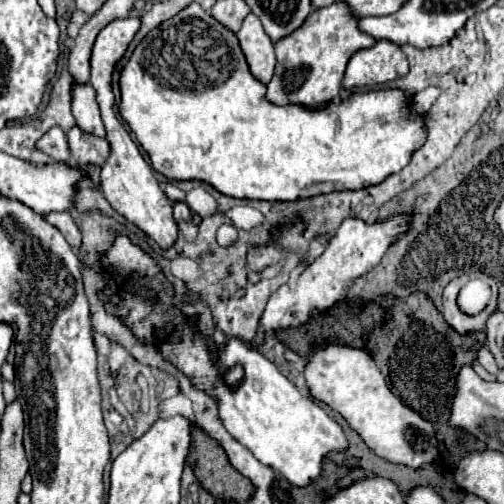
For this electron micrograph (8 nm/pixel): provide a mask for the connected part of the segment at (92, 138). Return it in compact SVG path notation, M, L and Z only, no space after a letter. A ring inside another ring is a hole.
M72 127L68 133L68 145L72 151L72 159L90 169L92 180L98 184L100 181L101 166L110 155L110 145L106 139L98 139L96 135L84 133L80 127Z

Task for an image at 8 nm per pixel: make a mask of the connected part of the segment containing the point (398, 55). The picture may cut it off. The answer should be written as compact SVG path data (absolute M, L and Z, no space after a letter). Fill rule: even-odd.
M376 41L368 49L360 49L350 57L344 75L344 89L372 87L394 81L408 73L406 55L396 43Z

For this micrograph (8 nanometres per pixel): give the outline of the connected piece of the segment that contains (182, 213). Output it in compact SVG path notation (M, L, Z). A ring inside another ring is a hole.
M174 203L174 219L176 219L176 223L192 223L194 221L186 203Z

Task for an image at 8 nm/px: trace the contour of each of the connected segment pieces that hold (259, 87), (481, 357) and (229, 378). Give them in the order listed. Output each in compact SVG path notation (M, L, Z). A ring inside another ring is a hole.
M190 3L184 7L178 15L172 19L160 23L156 29L152 29L134 49L128 63L120 71L120 105L118 113L130 127L130 131L136 135L140 145L146 149L152 167L162 173L164 177L172 181L202 181L212 185L216 191L228 197L236 199L264 199L264 201L294 201L294 199L306 199L310 195L330 193L330 191L346 191L346 189L362 189L370 187L374 183L382 183L392 173L398 173L408 161L410 155L424 143L426 139L426 125L420 115L410 115L408 111L408 97L400 89L388 89L388 91L370 91L370 93L356 93L346 101L330 103L322 111L310 111L306 107L290 105L290 107L278 107L266 99L266 85L260 83L250 75L248 63L244 61L240 43L232 31L226 31L208 11L204 11L198 3Z
M482 347L482 349L478 351L478 363L480 363L488 373L492 373L492 375L498 373L498 365L494 363L494 357L490 355L490 351L488 351L486 347Z
M234 365L230 369L224 371L224 383L230 387L230 389L236 389L244 379L244 371L242 371L242 365Z

